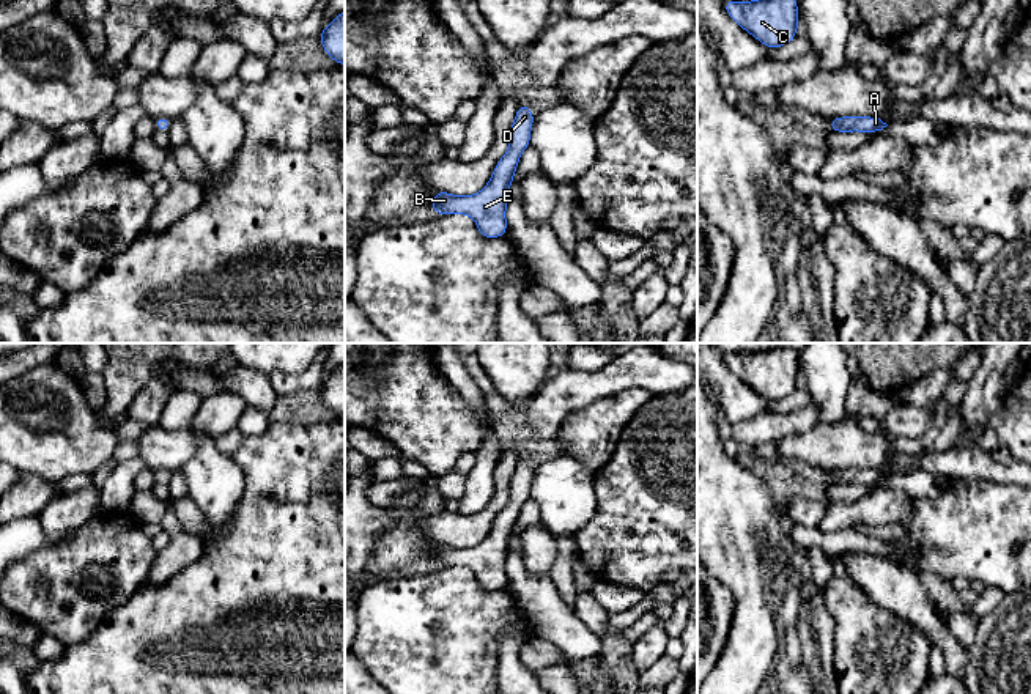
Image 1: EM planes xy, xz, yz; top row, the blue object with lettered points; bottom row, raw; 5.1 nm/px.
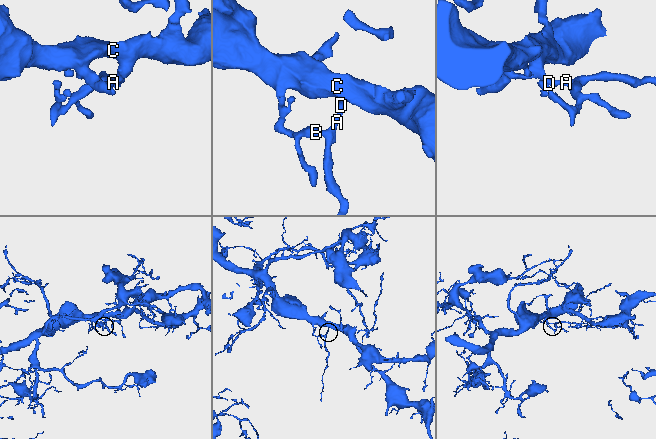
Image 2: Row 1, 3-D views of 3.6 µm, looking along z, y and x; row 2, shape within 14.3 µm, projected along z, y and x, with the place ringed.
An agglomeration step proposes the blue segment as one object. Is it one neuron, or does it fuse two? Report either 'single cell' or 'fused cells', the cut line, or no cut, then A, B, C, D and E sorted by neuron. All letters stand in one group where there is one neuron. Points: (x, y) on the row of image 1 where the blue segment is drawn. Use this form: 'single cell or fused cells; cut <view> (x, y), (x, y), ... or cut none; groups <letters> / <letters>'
single cell; cut none; groups A B C D E

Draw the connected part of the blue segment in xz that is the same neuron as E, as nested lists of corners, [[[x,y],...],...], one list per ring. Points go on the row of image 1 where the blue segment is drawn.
[[[527,104],[518,105],[510,127],[508,151],[494,167],[490,183],[475,195],[452,195],[434,190],[434,200],[428,206],[439,216],[467,214],[475,220],[483,238],[494,239],[507,234],[505,208],[508,189],[513,181],[519,156],[530,145],[530,129],[535,115]]]

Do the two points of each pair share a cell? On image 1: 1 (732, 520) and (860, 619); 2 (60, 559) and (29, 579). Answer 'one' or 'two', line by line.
1: two
2: one

